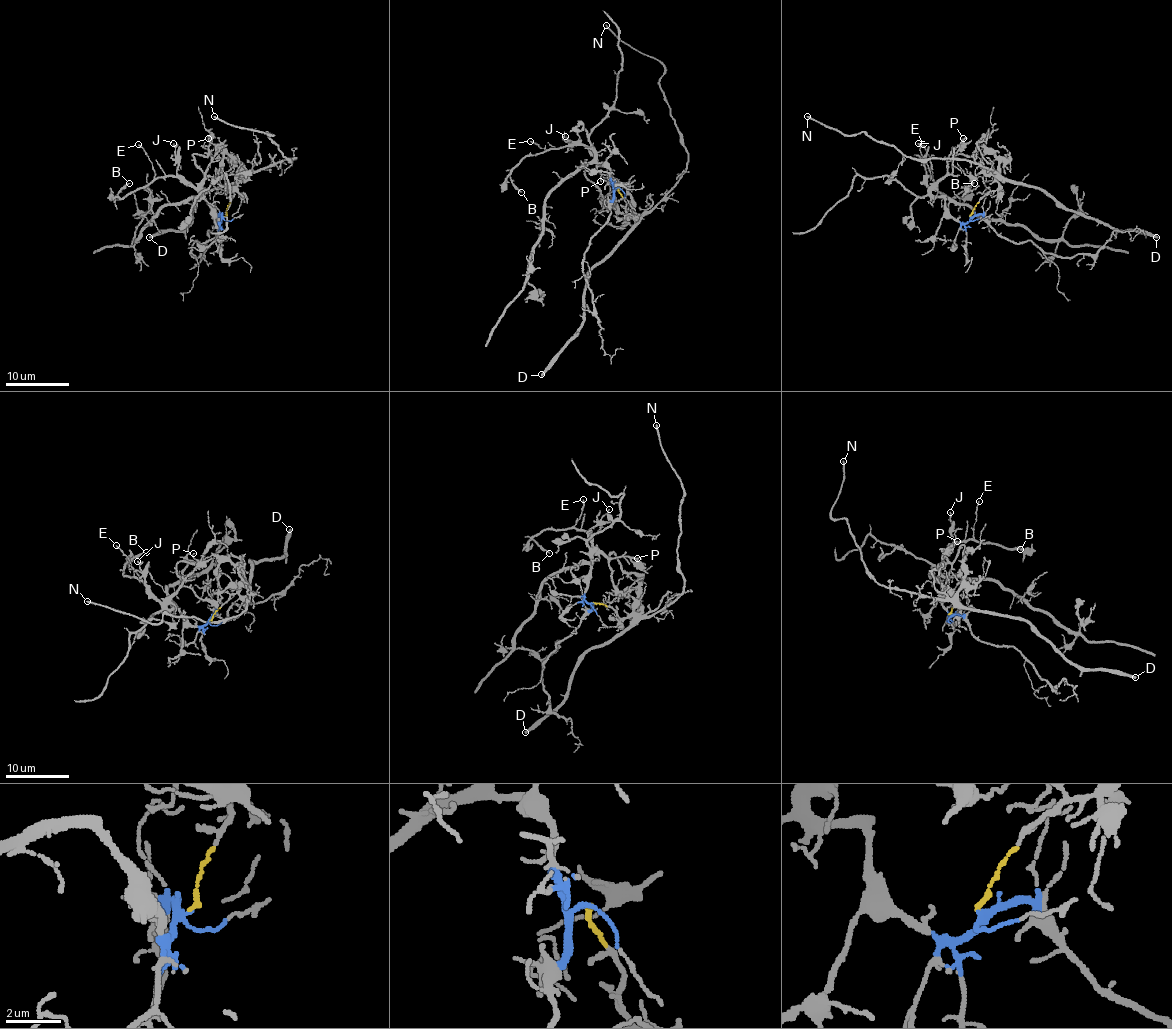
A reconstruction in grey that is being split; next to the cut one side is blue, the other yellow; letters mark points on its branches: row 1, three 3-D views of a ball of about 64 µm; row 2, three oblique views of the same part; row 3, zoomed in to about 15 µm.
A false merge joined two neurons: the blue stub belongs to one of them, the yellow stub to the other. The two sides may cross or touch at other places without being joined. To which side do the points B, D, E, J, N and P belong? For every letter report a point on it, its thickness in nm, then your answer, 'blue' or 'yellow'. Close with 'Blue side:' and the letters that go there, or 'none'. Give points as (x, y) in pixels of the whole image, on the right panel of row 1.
B: place (974, 183); calibre 150 nm; blue
D: place (1156, 237); calibre 320 nm; yellow
E: place (923, 144); calibre 130 nm; blue
J: place (918, 143); calibre 140 nm; blue
N: place (807, 116); calibre 180 nm; yellow
P: place (963, 138); calibre 100 nm; blue
Blue side: B, E, J, P

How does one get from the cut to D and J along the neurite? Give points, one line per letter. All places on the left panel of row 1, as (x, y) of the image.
D: (226, 215), (234, 190), (243, 180), (207, 190), (196, 201), (190, 223), (177, 231), (158, 231), (149, 237)
J: (226, 217), (220, 223), (207, 201), (177, 172), (174, 142)

